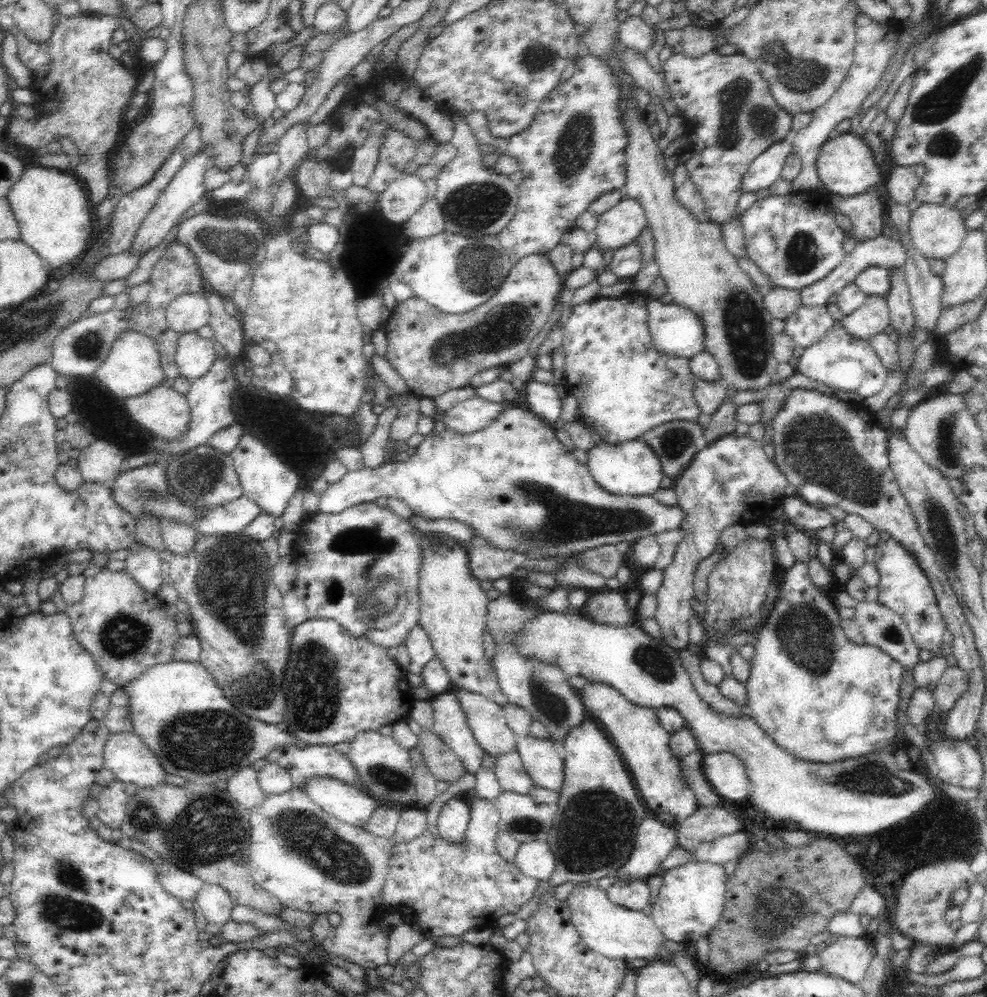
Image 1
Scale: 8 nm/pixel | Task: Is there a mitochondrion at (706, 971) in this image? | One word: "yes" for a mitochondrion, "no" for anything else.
no

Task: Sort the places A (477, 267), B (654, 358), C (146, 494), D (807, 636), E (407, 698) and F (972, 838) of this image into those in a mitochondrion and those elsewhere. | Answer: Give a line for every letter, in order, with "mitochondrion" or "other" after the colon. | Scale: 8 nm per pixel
A: mitochondrion
B: other
C: mitochondrion
D: mitochondrion
E: other
F: mitochondrion

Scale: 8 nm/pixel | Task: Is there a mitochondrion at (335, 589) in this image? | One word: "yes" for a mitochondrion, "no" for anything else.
yes

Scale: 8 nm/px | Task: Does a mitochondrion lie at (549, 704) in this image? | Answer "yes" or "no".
yes

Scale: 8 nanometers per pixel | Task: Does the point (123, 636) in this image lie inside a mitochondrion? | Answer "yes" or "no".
yes

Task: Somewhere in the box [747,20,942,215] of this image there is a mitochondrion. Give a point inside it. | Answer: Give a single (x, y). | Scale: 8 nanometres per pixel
(798, 75)

